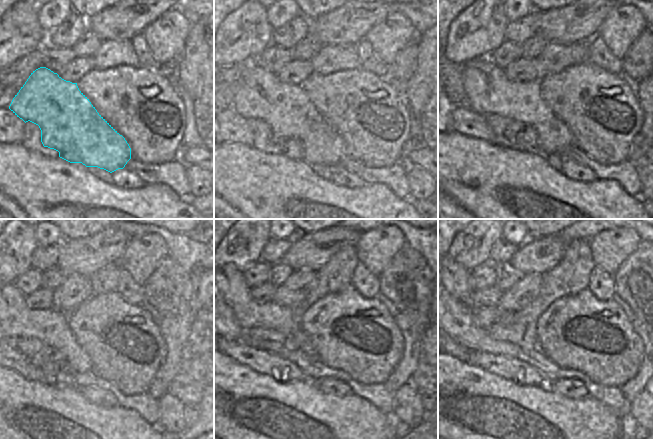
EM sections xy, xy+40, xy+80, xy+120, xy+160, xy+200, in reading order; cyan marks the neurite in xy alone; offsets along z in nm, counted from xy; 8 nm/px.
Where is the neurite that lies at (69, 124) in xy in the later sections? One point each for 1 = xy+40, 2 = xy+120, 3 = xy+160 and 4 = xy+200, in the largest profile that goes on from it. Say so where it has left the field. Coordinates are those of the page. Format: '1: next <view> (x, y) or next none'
1: next xy+40 (299, 131)
2: next xy+120 (51, 326)
3: next xy+160 (274, 323)
4: next xy+200 (458, 282)

